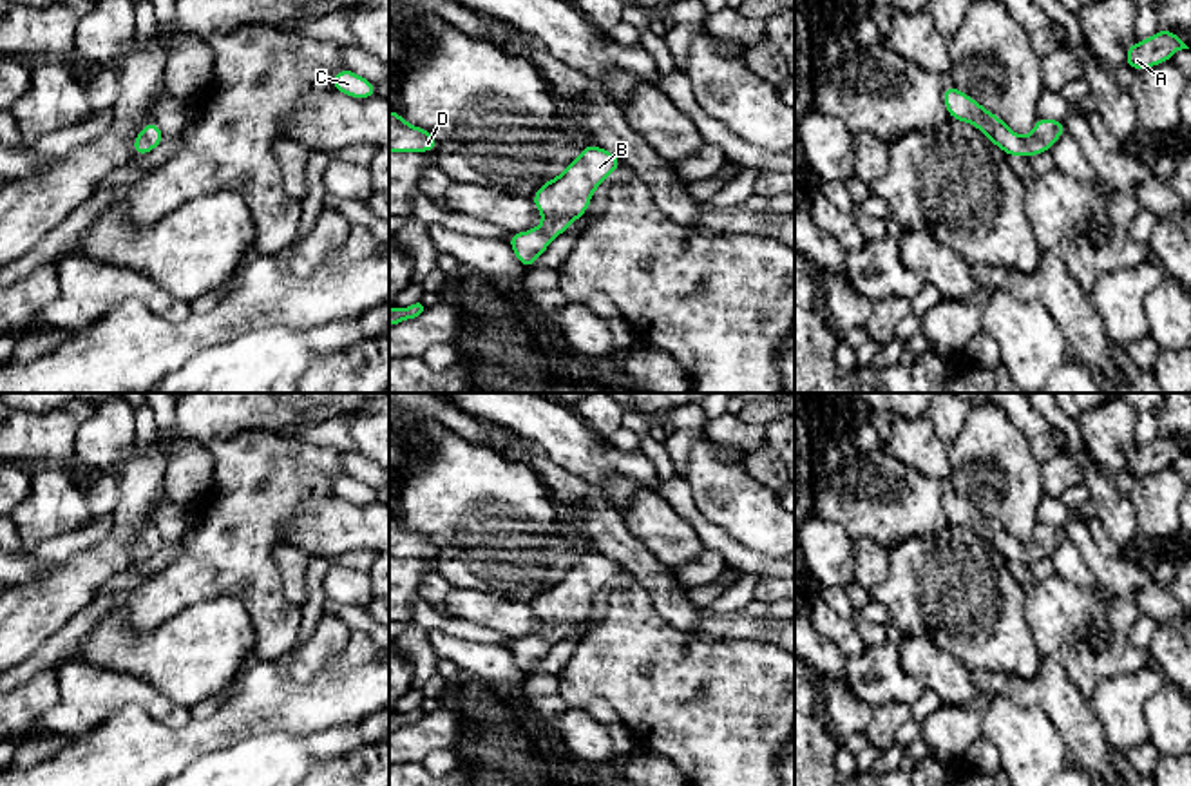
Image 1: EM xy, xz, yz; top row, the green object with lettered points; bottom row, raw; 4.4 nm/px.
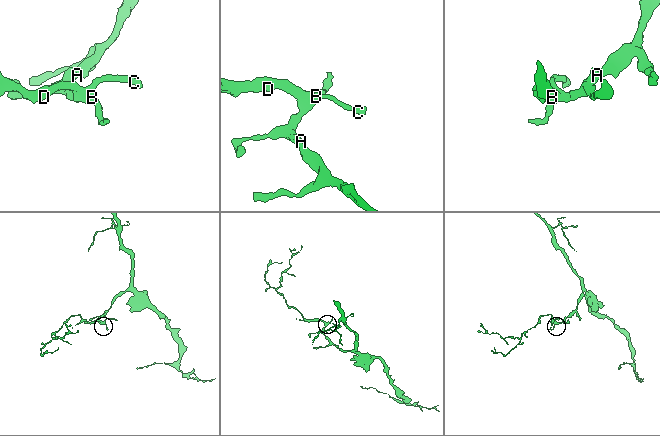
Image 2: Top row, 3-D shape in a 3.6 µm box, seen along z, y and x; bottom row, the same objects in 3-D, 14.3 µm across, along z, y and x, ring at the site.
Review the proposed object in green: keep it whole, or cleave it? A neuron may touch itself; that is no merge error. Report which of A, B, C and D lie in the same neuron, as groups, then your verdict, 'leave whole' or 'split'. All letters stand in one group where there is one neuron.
A B C D; leave whole

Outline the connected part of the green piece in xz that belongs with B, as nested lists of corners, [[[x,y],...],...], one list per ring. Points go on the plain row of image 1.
[[[588,549],[561,581],[545,587],[530,601],[543,619],[543,628],[534,636],[510,639],[507,645],[525,677],[557,641],[586,619],[594,596],[623,570],[615,560]]]

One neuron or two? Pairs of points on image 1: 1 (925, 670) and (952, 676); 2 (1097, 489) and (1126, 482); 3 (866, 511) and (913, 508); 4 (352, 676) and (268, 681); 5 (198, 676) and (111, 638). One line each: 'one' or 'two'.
1: one
2: two
3: one
4: one
5: one

